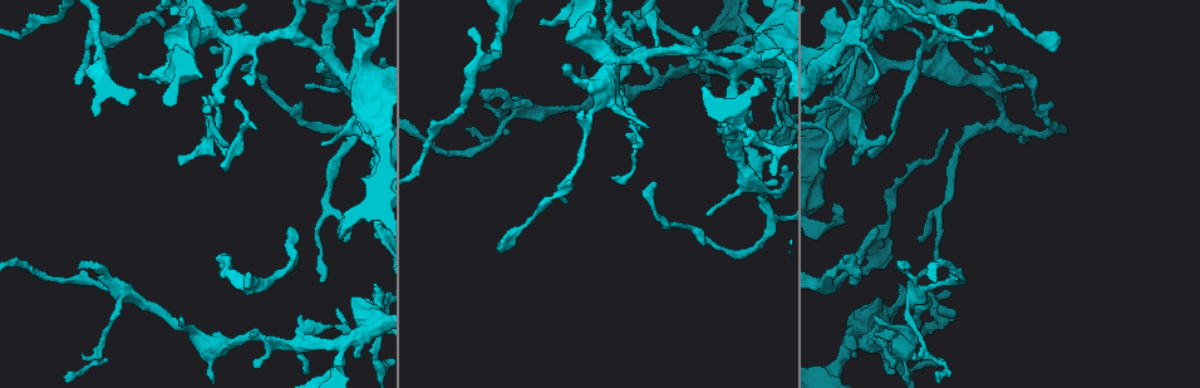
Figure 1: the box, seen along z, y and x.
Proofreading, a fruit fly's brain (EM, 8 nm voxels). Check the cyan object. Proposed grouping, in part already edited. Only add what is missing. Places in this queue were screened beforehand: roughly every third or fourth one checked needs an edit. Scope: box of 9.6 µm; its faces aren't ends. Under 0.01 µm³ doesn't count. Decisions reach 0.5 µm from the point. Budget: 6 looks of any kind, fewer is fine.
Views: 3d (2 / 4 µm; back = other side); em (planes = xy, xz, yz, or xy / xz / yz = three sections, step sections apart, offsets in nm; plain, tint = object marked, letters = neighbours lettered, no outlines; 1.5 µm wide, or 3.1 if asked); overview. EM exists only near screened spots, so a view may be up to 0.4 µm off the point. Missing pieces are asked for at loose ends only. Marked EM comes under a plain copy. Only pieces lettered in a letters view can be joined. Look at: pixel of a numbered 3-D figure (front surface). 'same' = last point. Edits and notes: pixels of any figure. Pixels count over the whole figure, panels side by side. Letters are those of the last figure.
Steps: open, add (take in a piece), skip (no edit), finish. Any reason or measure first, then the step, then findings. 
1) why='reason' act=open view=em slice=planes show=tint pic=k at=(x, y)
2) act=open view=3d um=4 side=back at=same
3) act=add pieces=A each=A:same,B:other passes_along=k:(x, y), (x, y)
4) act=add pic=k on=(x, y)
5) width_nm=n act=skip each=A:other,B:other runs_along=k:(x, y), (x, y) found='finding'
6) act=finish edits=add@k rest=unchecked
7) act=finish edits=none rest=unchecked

why='tapers out' act=open view=3d um=4 pic=1 at=(624, 17)

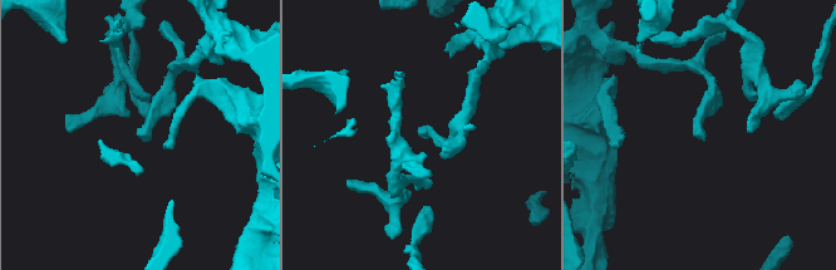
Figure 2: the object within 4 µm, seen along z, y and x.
why='need the tissue' act=open view=em slice=xy step=8 show=letters pic=2 at=(144, 140)

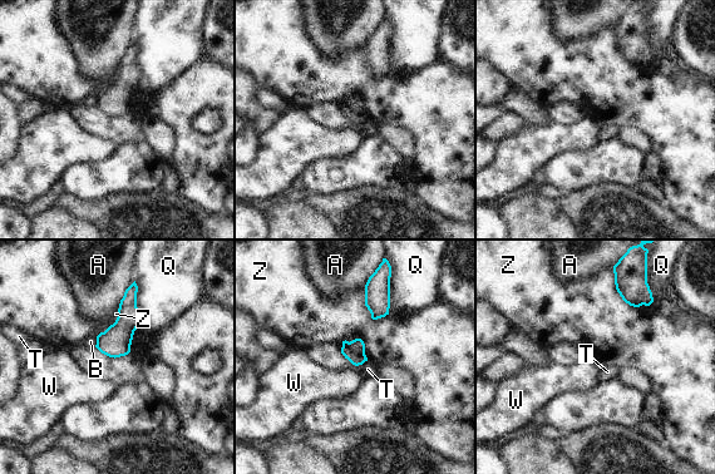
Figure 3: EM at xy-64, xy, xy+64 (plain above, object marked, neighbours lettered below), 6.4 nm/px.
act=open view=em slice=planes show=letters at=same

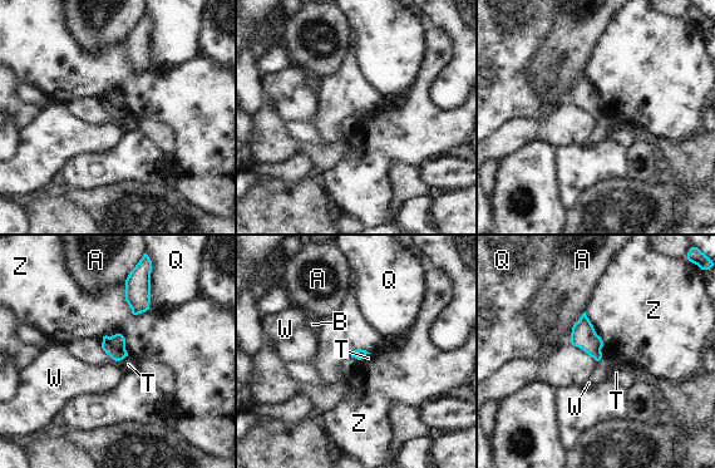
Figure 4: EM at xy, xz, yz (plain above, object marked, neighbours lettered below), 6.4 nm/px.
act=skip each=A:other,B:other,Q:other,T:other,W:other,Z:other found='none of them fits'

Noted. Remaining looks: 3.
act=open view=em slice=xz step=4 show=letters pic=1 at=(615, 179)

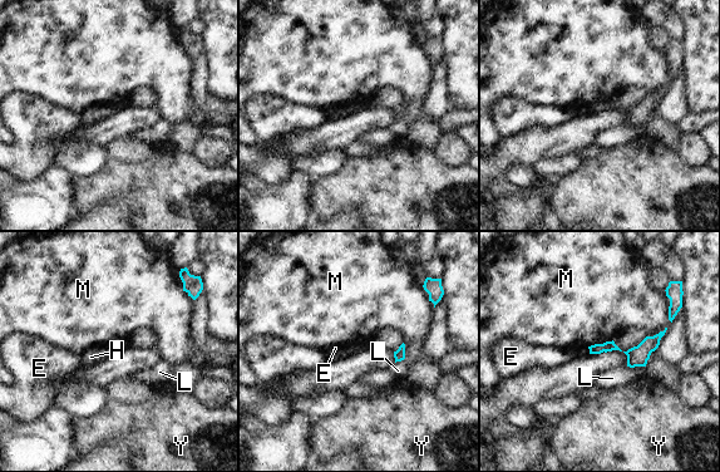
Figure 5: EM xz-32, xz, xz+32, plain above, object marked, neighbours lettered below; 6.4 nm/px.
act=skip each=E:other,H:other,L:other,M:other,Y:other border=5:(627, 365), (644, 367) found='none of them fits'

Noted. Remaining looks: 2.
why='free end' act=open view=em slice=planes show=letters pic=1 at=(948, 130)

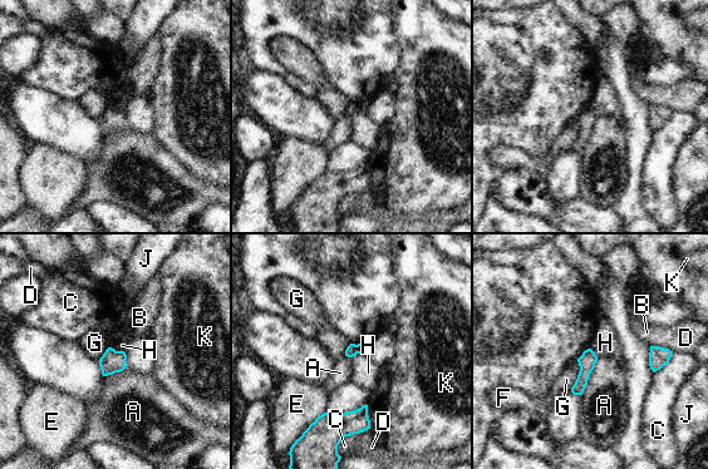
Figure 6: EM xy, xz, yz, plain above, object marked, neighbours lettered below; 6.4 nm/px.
act=skip each=A:other,B:other,C:other,D:other,E:other,F:other,G:other,H:other,J:other,K:other border=6:(108, 346), (123, 351) found='none of them fits'

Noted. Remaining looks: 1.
act=finish edits=none rest=unchecked

